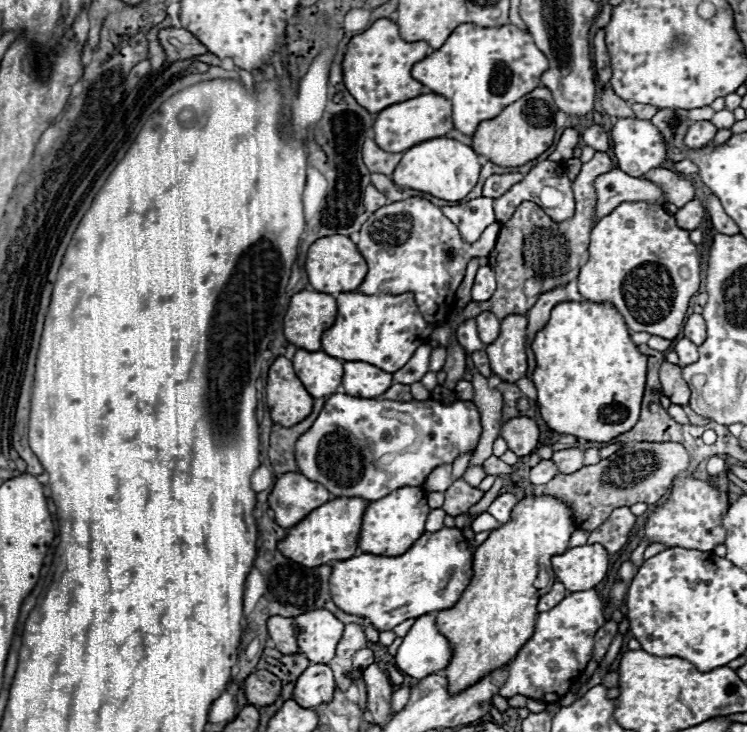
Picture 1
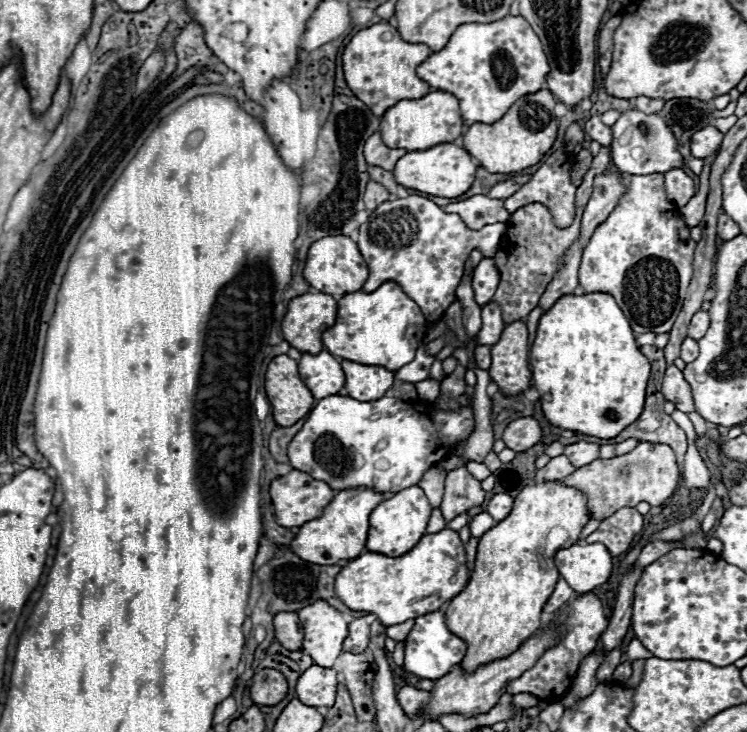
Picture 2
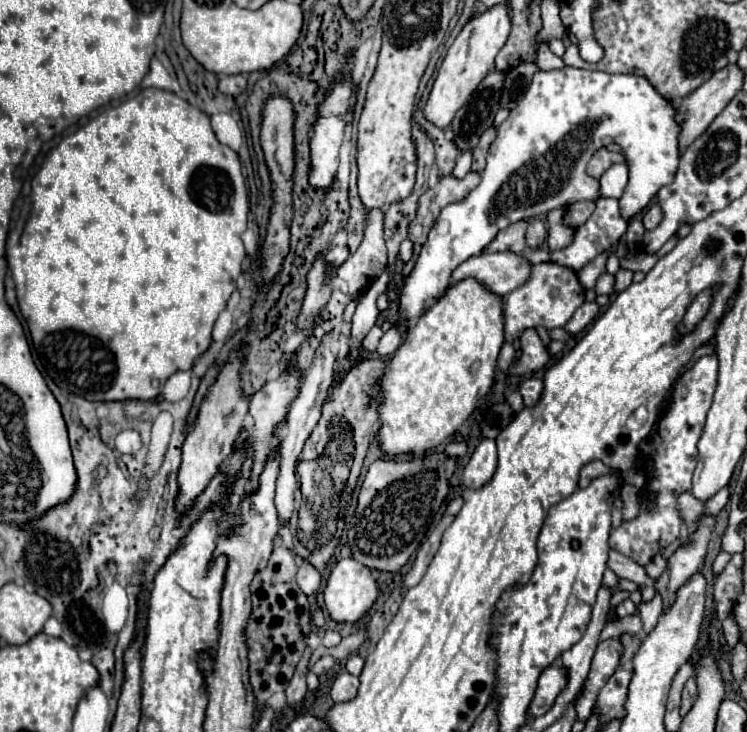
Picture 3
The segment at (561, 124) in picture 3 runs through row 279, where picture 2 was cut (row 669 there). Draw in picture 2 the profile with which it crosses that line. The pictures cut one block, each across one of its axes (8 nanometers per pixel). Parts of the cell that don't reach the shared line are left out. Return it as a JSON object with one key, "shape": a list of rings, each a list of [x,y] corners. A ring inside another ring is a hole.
{"shape":[[[436,610],[436,612],[416,618],[416,624],[406,638],[404,668],[422,680],[438,680],[446,676],[456,664],[460,664],[464,654],[466,654],[466,642],[448,630],[444,612]]]}

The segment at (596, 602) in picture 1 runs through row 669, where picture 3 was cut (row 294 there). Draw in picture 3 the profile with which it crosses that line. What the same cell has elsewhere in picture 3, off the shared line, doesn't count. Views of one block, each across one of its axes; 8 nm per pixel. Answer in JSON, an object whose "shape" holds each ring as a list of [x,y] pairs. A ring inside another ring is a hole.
{"shape":[[[554,262],[536,264],[532,268],[532,276],[526,284],[516,288],[508,294],[506,306],[504,306],[504,332],[506,340],[512,344],[516,338],[522,336],[526,328],[538,328],[544,326],[546,330],[554,330],[560,326],[566,326],[572,318],[574,310],[584,302],[584,288],[578,282],[578,276],[574,270],[558,266]]]}

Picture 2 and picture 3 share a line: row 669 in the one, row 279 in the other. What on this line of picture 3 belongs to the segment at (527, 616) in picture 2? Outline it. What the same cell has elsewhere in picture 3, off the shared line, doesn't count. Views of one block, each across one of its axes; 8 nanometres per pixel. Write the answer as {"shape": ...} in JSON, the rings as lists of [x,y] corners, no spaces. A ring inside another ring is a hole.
{"shape":[[[466,278],[466,280],[460,280],[456,282],[452,288],[446,290],[446,294],[434,302],[420,318],[418,318],[418,326],[410,326],[408,328],[408,334],[402,342],[402,346],[398,348],[398,352],[394,354],[392,362],[390,362],[390,370],[384,374],[382,378],[382,406],[380,406],[380,432],[378,432],[378,438],[380,438],[380,446],[384,452],[388,452],[390,456],[396,456],[396,454],[416,454],[416,456],[422,456],[426,450],[432,450],[436,446],[440,446],[446,438],[450,438],[458,426],[474,412],[476,408],[476,402],[492,388],[494,384],[494,374],[496,374],[496,360],[498,360],[498,354],[500,354],[500,348],[504,344],[504,308],[502,308],[502,298],[494,292],[490,292],[484,284],[480,284],[478,280],[474,278]],[[478,362],[478,370],[472,372],[470,366]]]}

